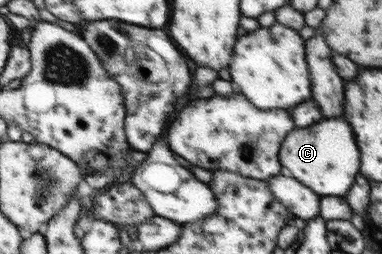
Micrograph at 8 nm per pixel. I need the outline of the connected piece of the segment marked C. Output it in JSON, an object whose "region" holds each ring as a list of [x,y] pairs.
{"region":[[[326,118],[316,126],[298,128],[284,140],[280,154],[284,168],[292,172],[292,177],[304,182],[321,196],[346,196],[360,174],[360,148],[352,124],[346,118]]]}

